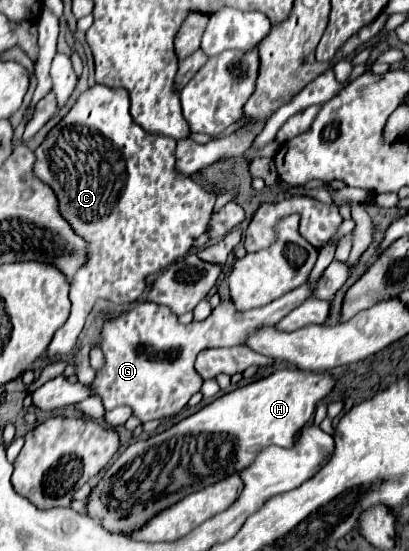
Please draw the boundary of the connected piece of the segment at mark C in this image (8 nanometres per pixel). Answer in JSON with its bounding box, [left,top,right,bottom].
[34,85,216,357]

